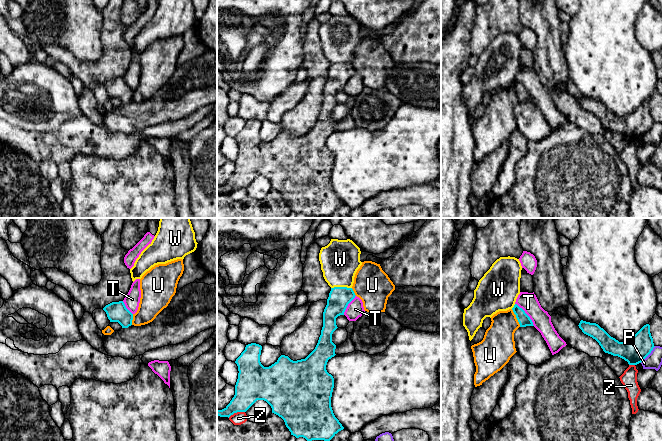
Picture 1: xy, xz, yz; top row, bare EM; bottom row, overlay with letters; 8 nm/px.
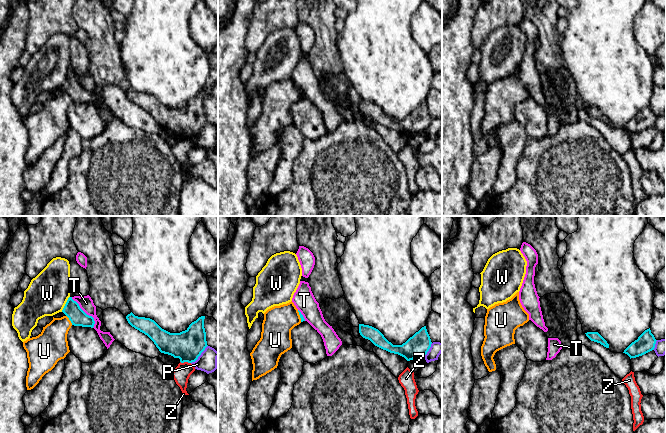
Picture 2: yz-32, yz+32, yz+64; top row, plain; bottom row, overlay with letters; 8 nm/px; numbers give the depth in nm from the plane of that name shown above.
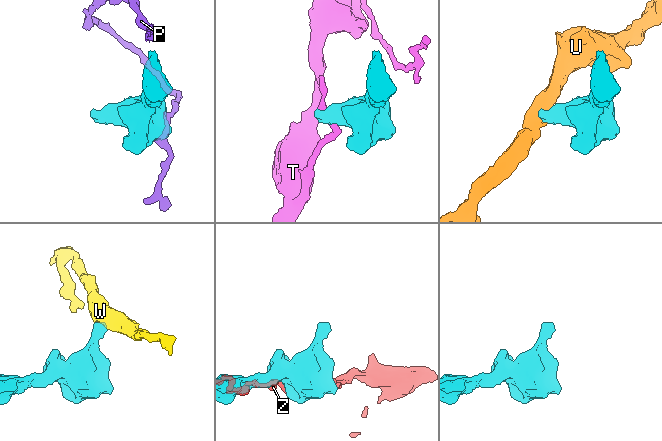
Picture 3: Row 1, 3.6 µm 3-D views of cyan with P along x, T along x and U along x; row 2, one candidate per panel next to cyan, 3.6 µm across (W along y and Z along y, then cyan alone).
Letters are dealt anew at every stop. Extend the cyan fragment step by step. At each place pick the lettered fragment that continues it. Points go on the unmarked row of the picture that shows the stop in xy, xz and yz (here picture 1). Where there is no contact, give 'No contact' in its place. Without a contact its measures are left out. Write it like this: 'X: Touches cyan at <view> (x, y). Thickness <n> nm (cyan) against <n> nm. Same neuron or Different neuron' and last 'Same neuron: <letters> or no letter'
P: Touches cyan at yz (648, 130). Thickness 220 nm (cyan) against 130 nm. Different neuron
T: Touches cyan at yz (526, 90). Thickness 100 nm (cyan) against 150 nm. Different neuron
U: Touches cyan at yz (516, 93). Thickness 100 nm (cyan) against 260 nm. Different neuron
W: Touches cyan at xz (341, 63). Thickness 180 nm (cyan) against 320 nm. Different neuron
Z: Touches cyan at xz (236, 188). Thickness 240 nm (cyan) against 100 nm. Different neuron
Same neuron: no letter

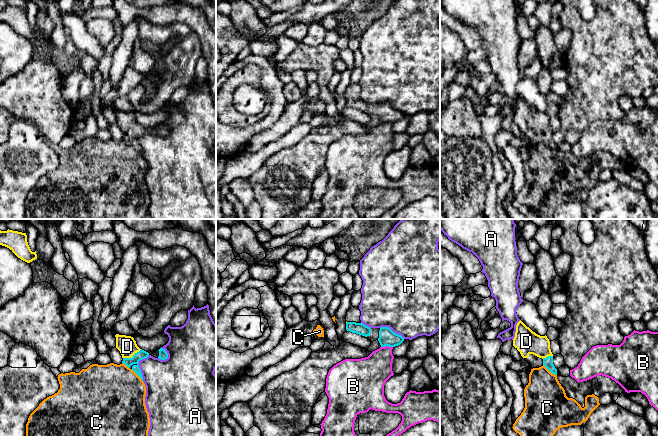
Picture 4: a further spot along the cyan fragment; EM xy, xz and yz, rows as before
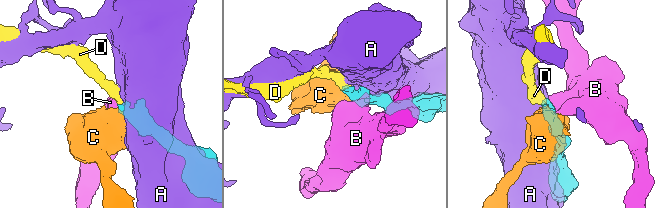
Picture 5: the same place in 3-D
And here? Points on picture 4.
A: Touches cyan at xy (138, 142). Thickness 70 nm (cyan) against 340 nm. Different neuron
B: Touches cyan at xz (386, 121). Thickness 140 nm (cyan) against 260 nm. Different neuron
C: Touches cyan at xy (133, 146). Thickness 70 nm (cyan) against 480 nm. Different neuron
D: Touches cyan at xy (133, 132). Thickness 70 nm (cyan) against 150 nm. Same neuron
Same neuron: D

